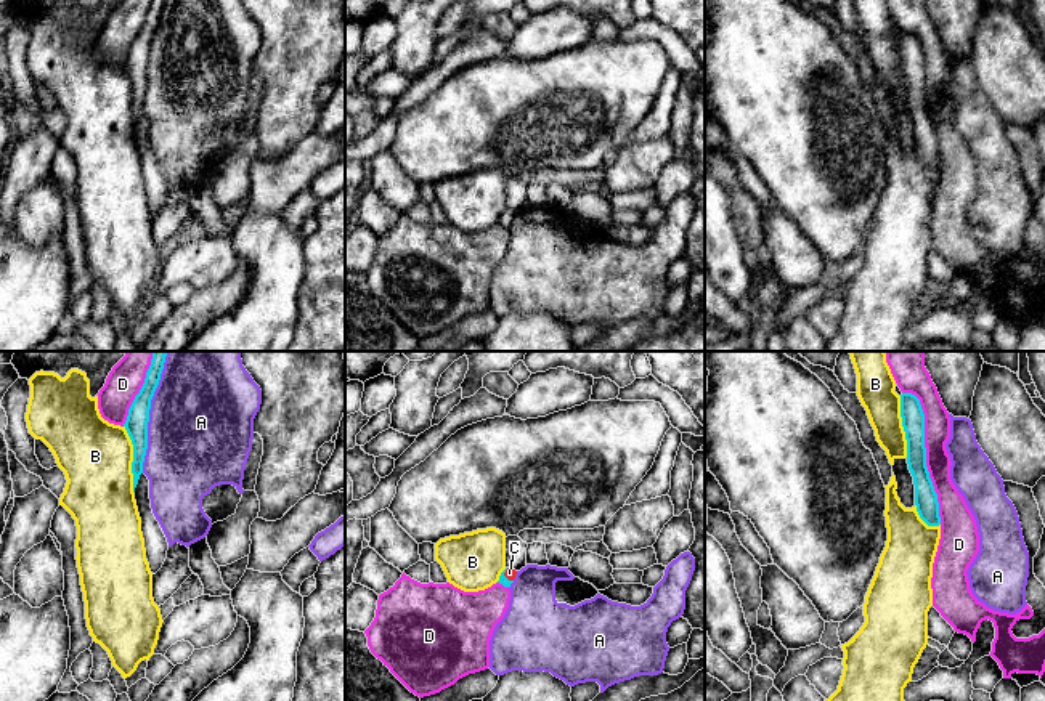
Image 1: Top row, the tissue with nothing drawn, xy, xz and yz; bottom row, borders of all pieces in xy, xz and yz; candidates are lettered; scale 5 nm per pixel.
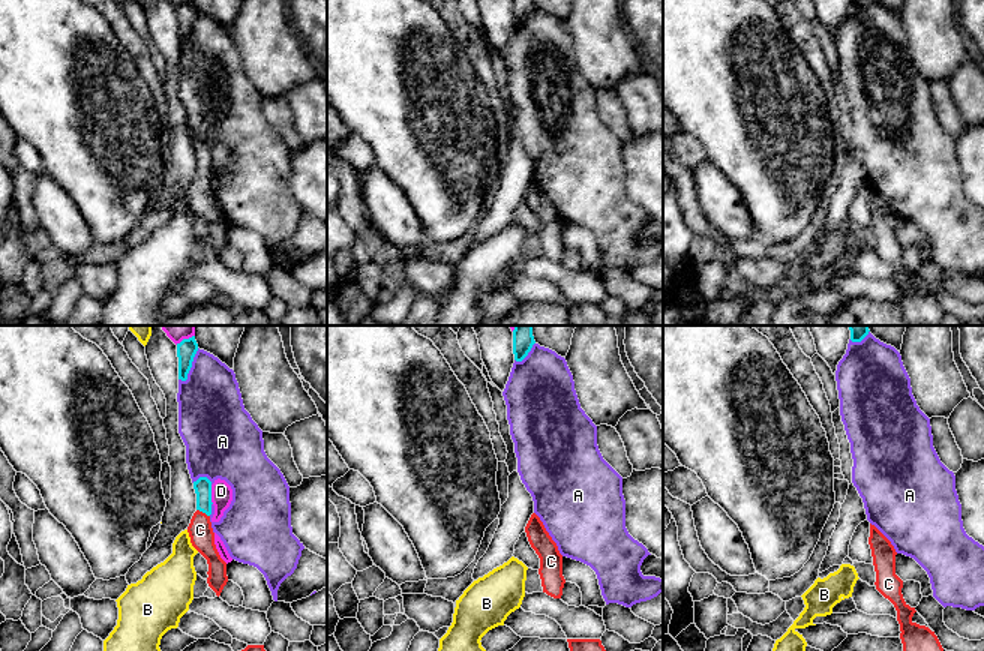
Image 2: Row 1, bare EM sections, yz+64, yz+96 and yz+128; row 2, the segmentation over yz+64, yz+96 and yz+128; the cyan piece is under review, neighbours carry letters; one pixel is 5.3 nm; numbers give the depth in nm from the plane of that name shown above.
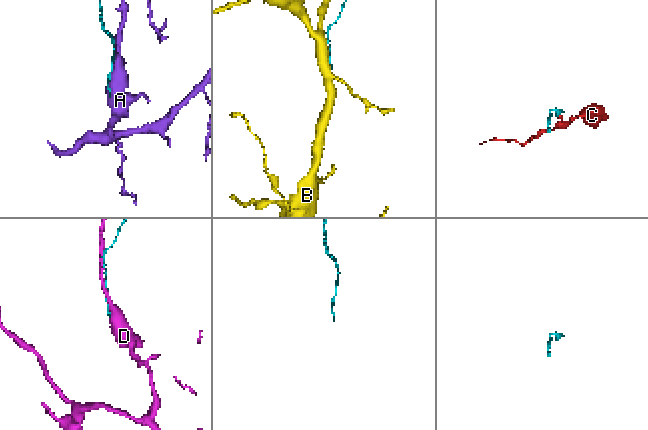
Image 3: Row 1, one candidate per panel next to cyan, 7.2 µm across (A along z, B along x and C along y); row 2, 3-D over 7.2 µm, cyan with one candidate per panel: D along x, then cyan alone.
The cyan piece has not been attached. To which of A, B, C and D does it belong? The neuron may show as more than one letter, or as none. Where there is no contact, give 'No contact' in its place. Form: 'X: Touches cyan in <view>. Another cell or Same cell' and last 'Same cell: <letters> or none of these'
A: Touches cyan in xy. Another cell
B: Touches cyan in xy. Another cell
C: Touches cyan in xz. Same cell
D: Touches cyan in yz. Another cell
Same cell: C

